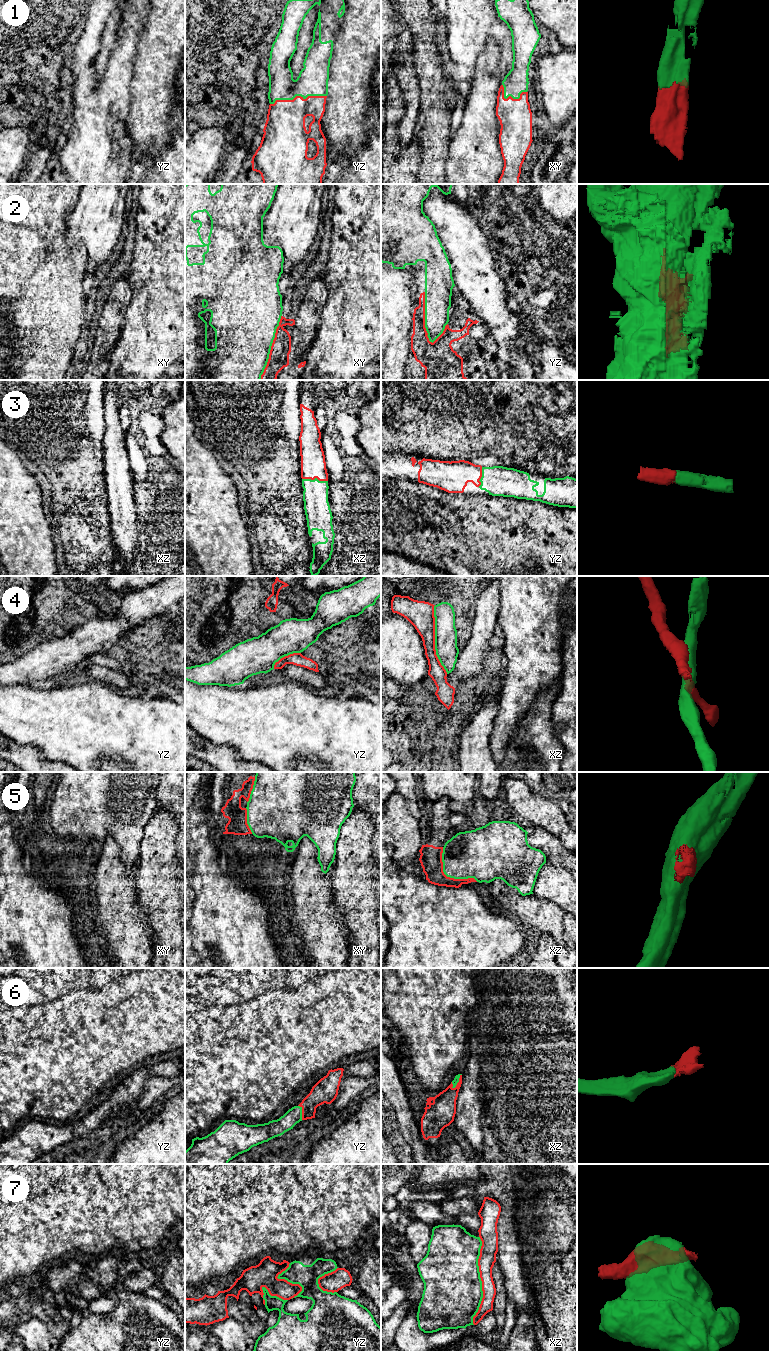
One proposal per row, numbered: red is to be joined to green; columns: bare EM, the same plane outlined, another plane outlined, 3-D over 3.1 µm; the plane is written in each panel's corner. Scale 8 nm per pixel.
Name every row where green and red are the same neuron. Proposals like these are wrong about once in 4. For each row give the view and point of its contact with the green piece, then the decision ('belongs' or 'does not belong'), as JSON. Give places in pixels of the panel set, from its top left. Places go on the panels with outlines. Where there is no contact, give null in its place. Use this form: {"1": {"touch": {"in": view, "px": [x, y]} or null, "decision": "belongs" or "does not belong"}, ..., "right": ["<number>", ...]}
{"1": {"touch": {"in": "yz", "px": [298, 95]}, "decision": "belongs"}, "2": {"touch": {"in": "yz", "px": [425, 318]}, "decision": "does not belong"}, "3": {"touch": {"in": "xz", "px": [315, 478]}, "decision": "belongs"}, "4": {"touch": {"in": "xz", "px": [435, 639]}, "decision": "does not belong"}, "5": {"touch": {"in": "xz", "px": [448, 876]}, "decision": "does not belong"}, "6": {"touch": {"in": "xz", "px": [458, 1081]}, "decision": "belongs"}, "7": {"touch": {"in": "xz", "px": [480, 1280]}, "decision": "does not belong"}, "right": ["1", "3", "6"]}

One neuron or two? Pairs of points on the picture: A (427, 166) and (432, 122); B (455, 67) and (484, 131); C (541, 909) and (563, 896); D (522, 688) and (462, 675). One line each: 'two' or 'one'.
A: one
B: two
C: two
D: two

